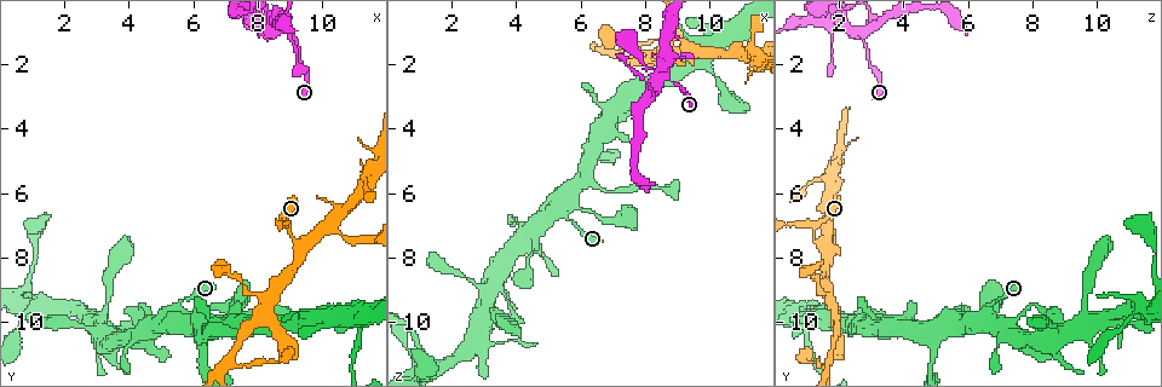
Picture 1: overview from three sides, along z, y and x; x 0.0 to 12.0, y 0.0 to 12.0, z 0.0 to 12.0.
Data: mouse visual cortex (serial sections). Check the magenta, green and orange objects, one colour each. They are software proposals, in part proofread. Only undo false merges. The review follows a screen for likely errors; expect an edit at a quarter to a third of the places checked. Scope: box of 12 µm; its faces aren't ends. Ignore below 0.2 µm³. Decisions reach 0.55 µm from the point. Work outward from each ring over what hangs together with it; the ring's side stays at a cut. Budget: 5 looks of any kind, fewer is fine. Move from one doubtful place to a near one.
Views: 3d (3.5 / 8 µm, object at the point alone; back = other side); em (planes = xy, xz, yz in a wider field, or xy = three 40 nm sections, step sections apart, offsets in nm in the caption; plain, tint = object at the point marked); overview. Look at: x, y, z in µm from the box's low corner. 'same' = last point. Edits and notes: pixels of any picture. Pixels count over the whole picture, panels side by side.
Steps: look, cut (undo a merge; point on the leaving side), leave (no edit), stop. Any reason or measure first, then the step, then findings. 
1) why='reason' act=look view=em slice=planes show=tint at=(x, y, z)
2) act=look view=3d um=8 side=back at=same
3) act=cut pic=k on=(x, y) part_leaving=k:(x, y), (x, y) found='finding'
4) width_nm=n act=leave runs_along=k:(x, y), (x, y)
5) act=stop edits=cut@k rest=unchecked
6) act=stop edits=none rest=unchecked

why='three-way junction' act=look view=em slice=xy step=5 show=tint at=(8.7, 1.0, 2.4)

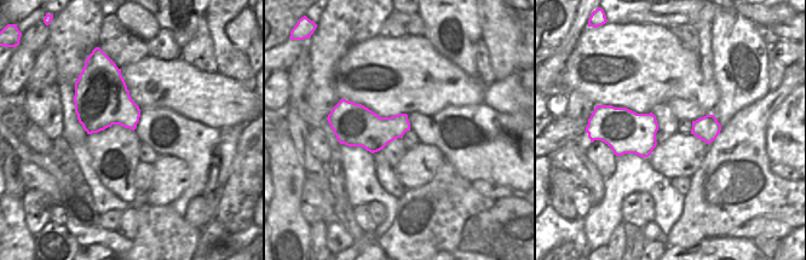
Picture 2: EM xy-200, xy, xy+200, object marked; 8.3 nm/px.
act=look view=3d um=3.5 at=same

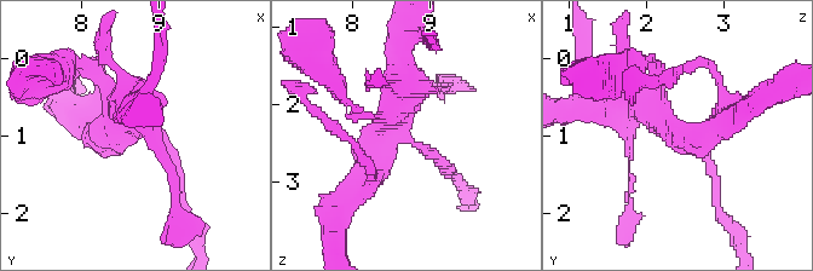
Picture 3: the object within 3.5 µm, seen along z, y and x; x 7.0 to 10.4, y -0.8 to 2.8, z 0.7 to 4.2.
act=leave runs_along=3:(716, 178), (695, 138), (613, 101) found='continuous, no second cell'

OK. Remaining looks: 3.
act=look view=3d um=3.5 at=(10.3, 6.9, 1.7)

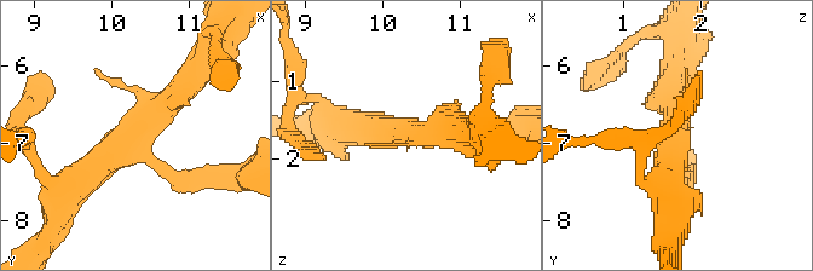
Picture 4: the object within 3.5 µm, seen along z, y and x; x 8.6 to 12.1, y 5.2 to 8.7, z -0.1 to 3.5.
act=look view=em slice=xy step=5 show=tint at=(10.20, 6.95, 1.65)

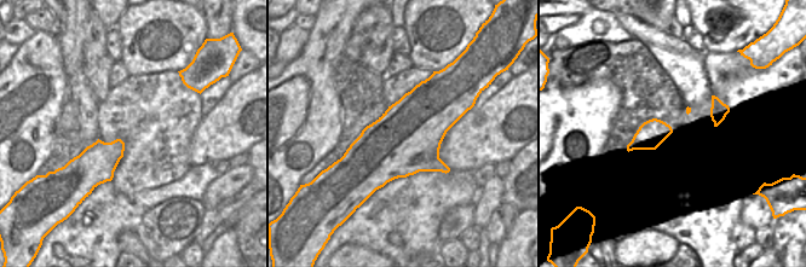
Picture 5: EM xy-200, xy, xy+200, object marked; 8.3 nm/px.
act=look view=em slice=xy step=2 show=tint at=same

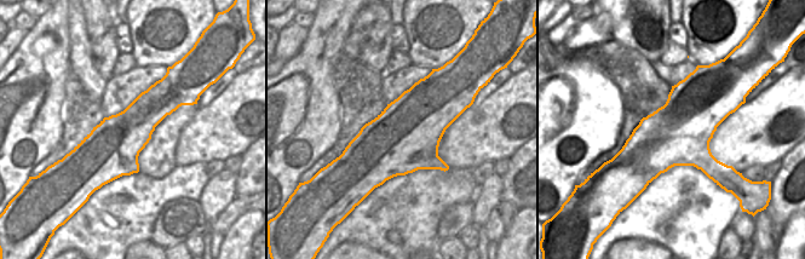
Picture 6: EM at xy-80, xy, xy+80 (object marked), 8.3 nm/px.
act=leave runs_along=4:(57, 186), (105, 160), (190, 82) found='continuous, no second cell'

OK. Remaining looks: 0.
act=stop edits=none rest=unchecked

